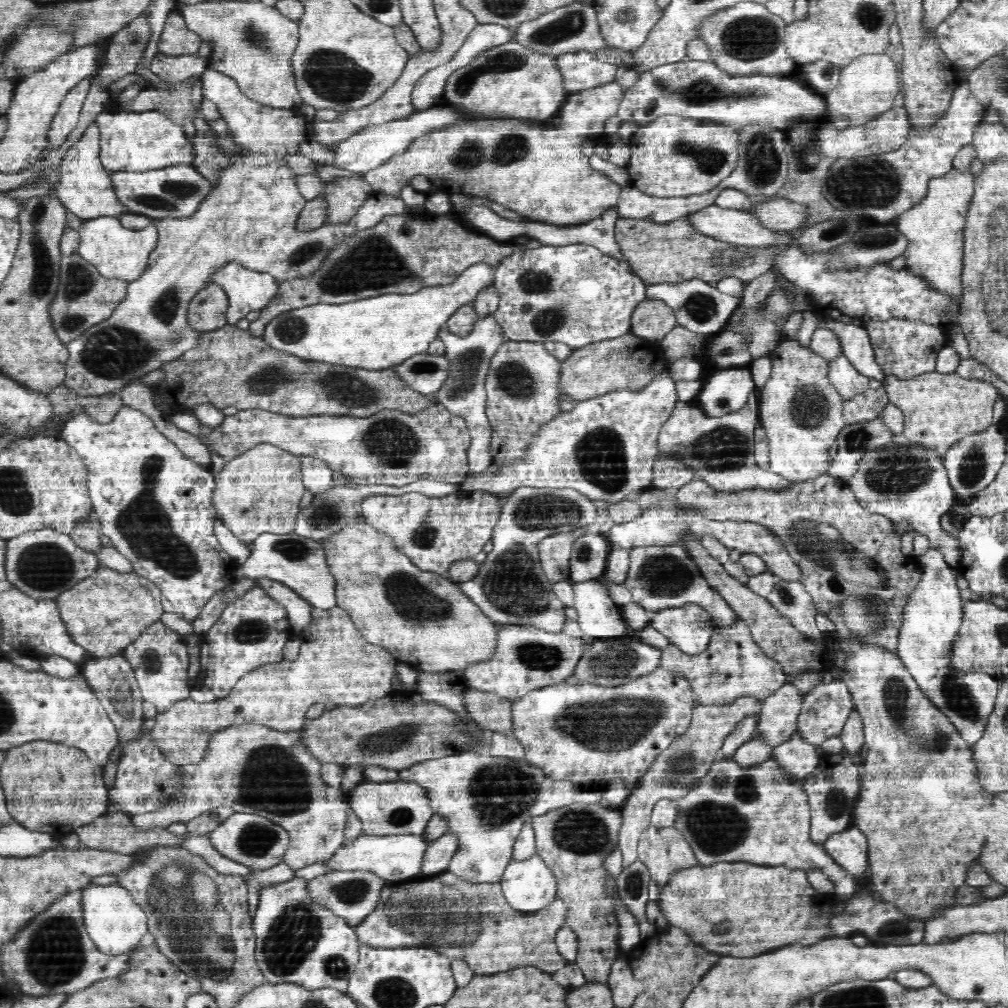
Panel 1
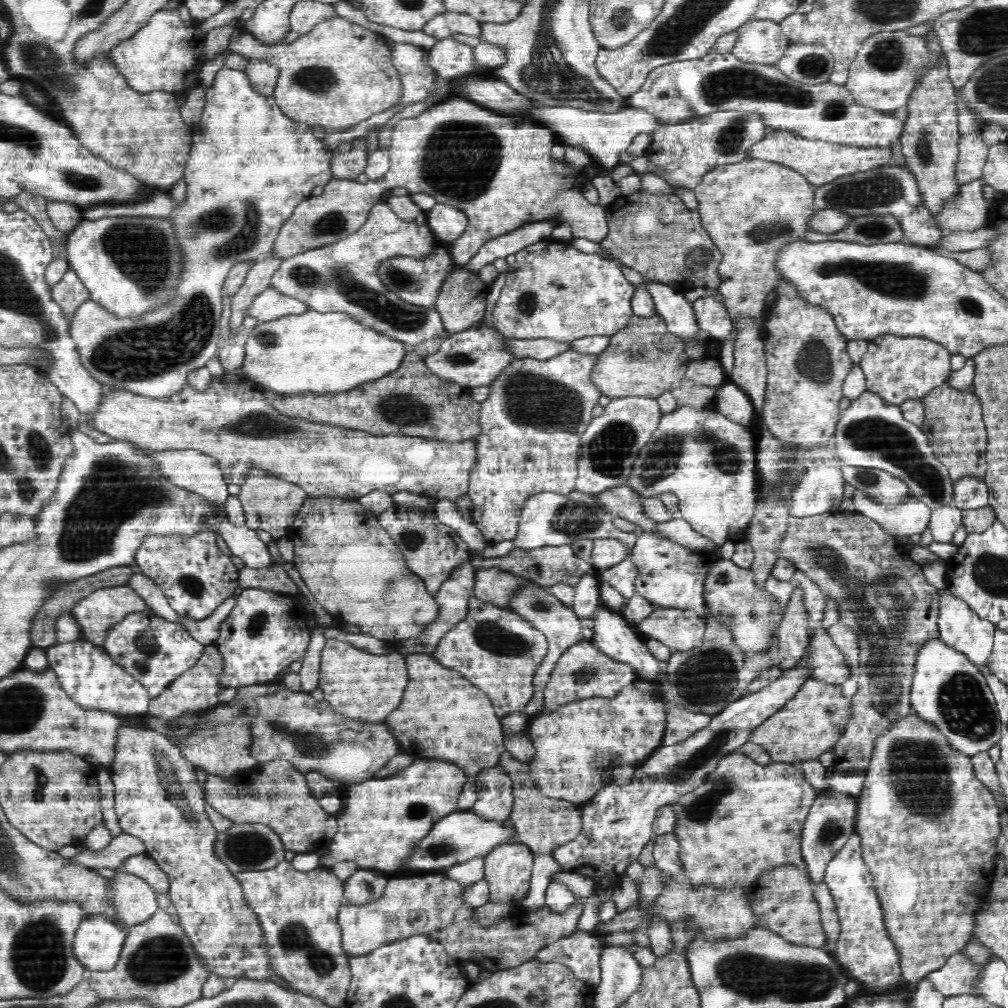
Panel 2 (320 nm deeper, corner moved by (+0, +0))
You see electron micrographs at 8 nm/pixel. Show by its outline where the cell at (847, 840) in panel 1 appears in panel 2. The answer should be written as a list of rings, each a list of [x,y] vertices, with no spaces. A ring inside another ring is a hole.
[[[857,832],[848,837],[844,848],[838,850],[834,858],[828,862],[824,882],[829,886],[837,904],[841,926],[834,956],[845,965],[849,980],[857,980],[861,984],[859,994],[883,992],[884,989],[898,985],[902,979],[898,951],[886,932],[882,905],[873,877],[862,858],[860,835]]]

